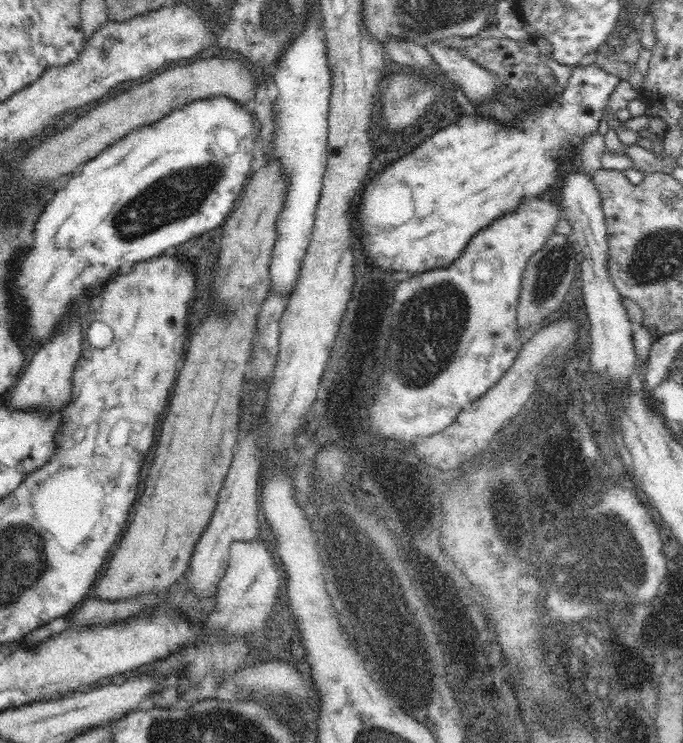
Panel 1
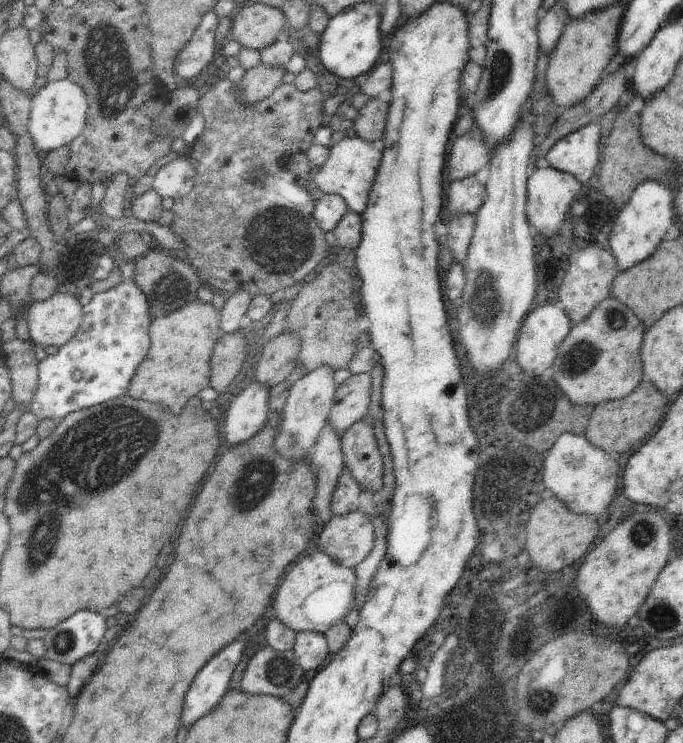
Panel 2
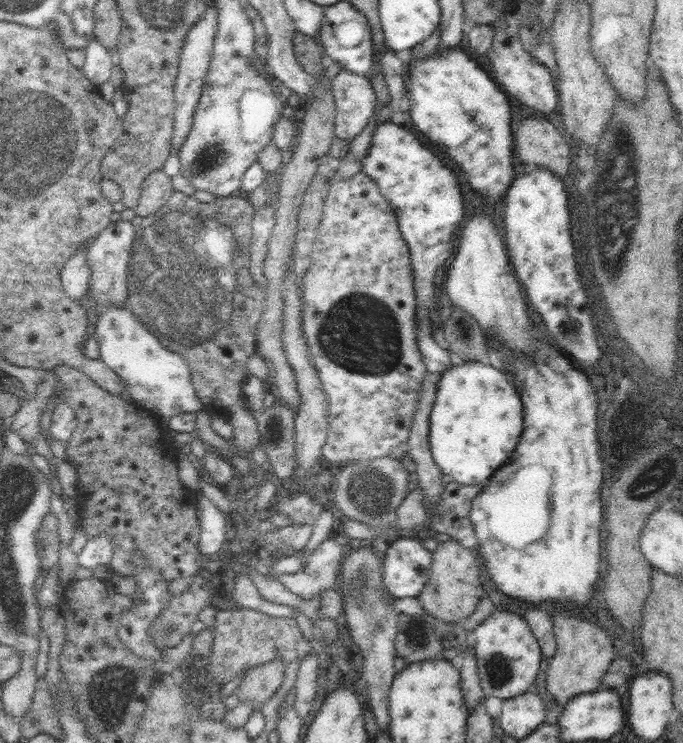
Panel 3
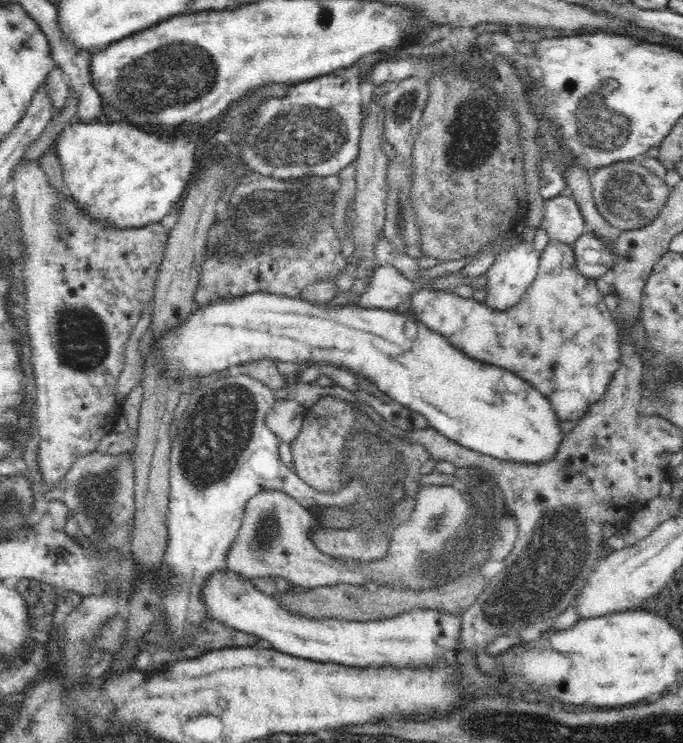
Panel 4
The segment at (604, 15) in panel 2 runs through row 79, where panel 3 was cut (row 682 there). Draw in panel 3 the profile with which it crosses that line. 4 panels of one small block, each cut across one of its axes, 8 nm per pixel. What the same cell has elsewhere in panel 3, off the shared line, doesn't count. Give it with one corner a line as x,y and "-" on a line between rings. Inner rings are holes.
558,604
551,606
556,608
554,610
551,607
554,614
552,620
557,650
546,668
547,691
554,696
560,706
564,707
573,696
597,690
608,666
616,657
617,650
611,637
600,626
594,626
592,622
580,619
576,616
575,610
569,612
569,609
564,610
558,607

